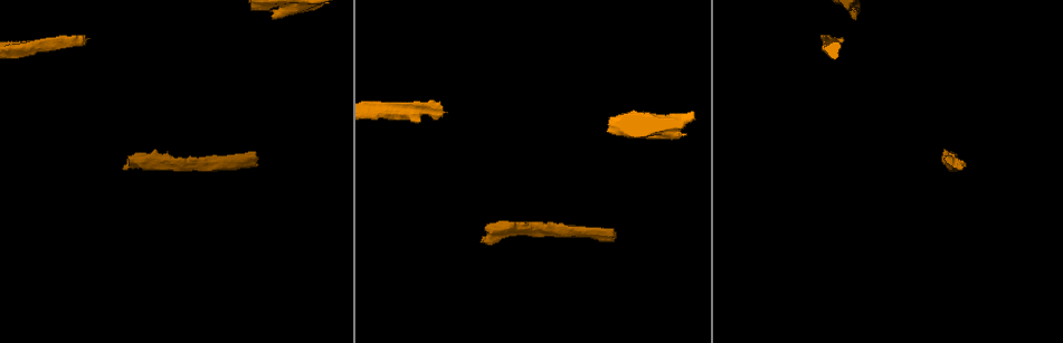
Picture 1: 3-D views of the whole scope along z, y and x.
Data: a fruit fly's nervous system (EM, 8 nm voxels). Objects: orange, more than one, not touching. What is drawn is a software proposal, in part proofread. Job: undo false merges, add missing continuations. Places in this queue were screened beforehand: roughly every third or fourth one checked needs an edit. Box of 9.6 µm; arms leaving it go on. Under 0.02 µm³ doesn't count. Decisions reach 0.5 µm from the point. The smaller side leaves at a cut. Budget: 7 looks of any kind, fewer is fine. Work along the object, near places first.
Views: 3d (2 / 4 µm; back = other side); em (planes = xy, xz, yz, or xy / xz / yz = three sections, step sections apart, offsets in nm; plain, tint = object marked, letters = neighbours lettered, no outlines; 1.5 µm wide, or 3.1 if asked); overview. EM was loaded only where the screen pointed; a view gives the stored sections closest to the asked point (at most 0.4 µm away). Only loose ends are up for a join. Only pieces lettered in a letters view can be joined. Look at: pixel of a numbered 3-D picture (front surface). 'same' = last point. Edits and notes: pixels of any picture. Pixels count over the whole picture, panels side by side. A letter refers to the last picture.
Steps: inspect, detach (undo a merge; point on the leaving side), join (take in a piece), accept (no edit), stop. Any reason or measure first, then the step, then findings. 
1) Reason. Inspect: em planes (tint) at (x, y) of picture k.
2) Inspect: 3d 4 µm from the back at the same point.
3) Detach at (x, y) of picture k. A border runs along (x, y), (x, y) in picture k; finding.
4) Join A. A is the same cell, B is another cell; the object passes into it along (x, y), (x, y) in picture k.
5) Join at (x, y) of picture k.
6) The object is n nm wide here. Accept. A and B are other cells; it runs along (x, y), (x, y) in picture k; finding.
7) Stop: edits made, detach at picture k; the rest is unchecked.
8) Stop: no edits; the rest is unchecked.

Long arm stops here. Inspect: em planes (tint) at (257, 159) of picture 1.

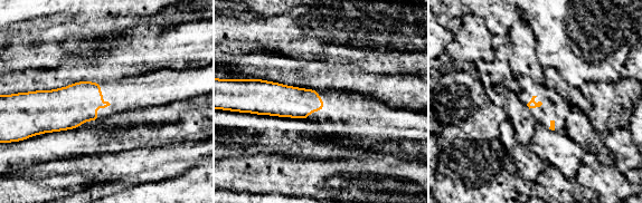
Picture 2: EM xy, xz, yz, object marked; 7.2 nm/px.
See the neighbours. Inspect: em planes (letters) at the same point.

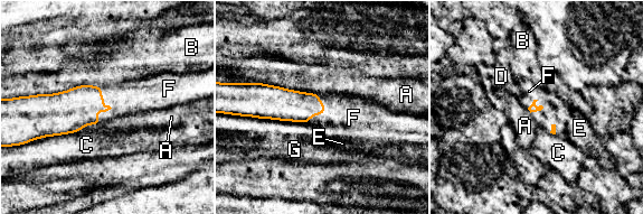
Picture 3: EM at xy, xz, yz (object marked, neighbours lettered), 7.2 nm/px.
The longest contact is with B, 500 nm. Join at (132, 96) of picture 3. F is the same cell, A, B, C, D, E and G are other cells; the object passes into it along (76, 108), (111, 108), (132, 96) in picture 3; the cell continues.

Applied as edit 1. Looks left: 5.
Thick end. Inspect: em planes (letters) at (662, 139) of picture 1.

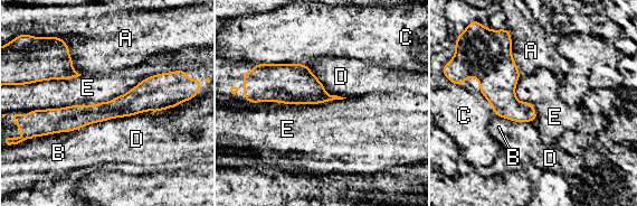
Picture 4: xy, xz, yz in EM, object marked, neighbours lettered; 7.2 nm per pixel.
Accept. A, B, C, D and E are other cells; it runs along (191, 92), (62, 116) in picture 4; no lettered piece goes on from it.

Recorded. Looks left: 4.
Free end. Inspect: em xz step 8 (tint) at (442, 114) of picture 1.

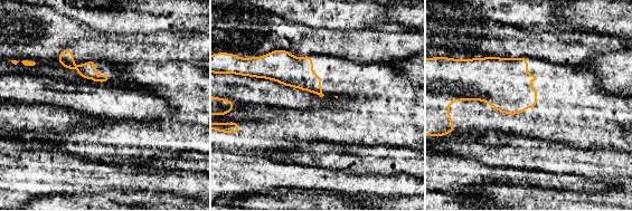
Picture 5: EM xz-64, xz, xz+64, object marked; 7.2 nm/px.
Cut it another way. Inspect: em planes (letters) at the same point.

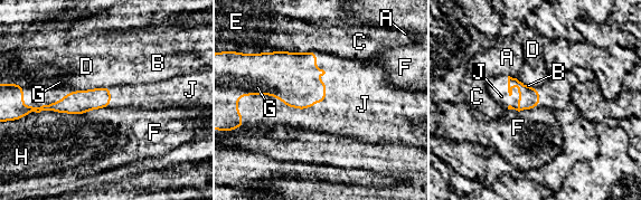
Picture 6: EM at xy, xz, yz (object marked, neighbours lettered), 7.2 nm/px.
The object is 150 nm wide here. Join at (355, 88) of picture 6. J is the same cell, A, B, C, D, E, F, G and H are other cells; the object passes into it along (288, 76), (321, 81), (355, 88) in picture 6; it goes on there.

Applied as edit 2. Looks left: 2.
Stop: edits made, join at picture 3, join at picture 6; the rest is unchecked.

